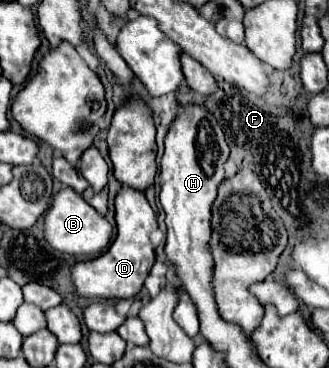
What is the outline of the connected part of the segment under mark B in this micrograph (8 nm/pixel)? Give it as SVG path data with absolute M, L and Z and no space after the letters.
M63 187L53 197L53 205L45 213L43 227L47 243L51 243L51 247L55 247L57 251L69 255L97 255L109 245L113 233L111 223L103 215L99 215L79 193L71 191L71 187Z

